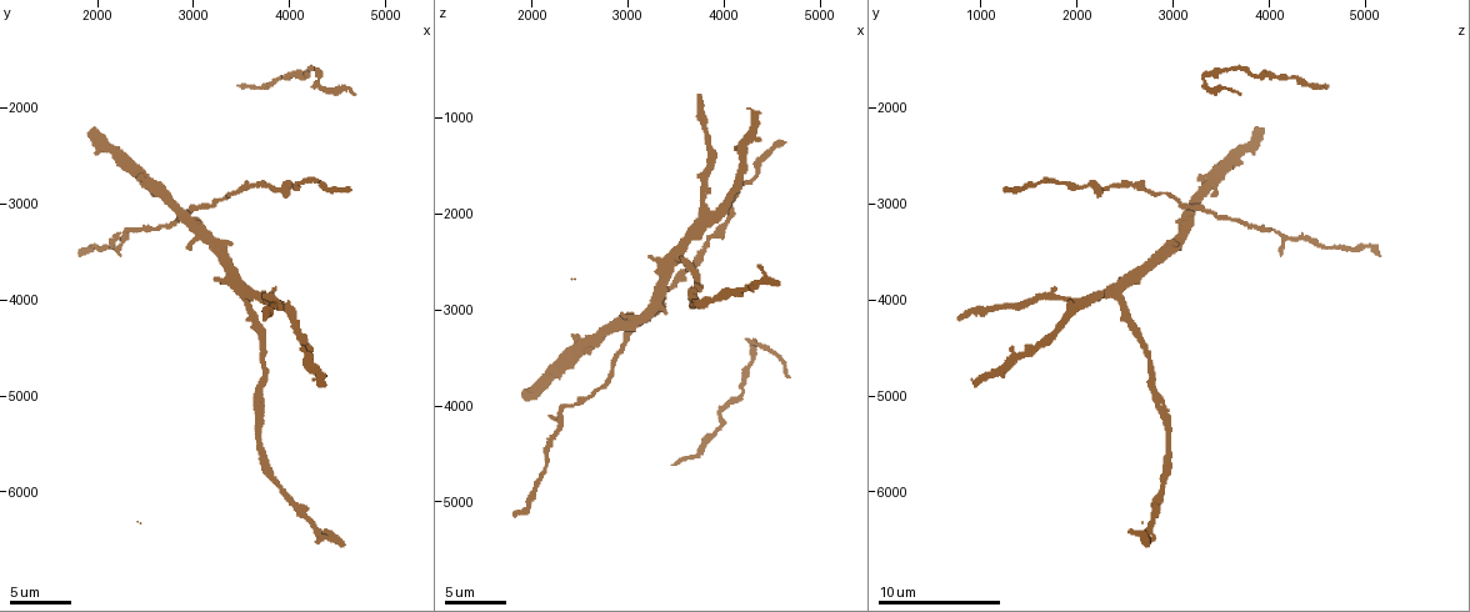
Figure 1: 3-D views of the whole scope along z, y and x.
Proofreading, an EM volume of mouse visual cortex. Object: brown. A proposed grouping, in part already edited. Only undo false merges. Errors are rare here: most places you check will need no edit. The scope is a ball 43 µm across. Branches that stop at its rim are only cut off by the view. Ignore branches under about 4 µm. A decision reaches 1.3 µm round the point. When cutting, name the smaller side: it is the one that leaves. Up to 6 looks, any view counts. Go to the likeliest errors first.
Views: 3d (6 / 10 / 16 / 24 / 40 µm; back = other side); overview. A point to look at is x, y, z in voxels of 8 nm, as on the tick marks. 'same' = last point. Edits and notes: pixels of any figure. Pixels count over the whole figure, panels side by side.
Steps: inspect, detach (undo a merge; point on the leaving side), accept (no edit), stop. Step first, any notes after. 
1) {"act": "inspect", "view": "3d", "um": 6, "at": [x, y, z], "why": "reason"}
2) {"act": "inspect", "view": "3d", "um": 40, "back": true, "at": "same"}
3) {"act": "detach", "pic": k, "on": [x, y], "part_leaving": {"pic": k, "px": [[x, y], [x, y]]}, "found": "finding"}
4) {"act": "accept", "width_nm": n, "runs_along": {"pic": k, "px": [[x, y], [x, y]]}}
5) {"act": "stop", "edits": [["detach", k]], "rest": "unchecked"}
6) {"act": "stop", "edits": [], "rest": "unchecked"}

{"act": "inspect", "view": "3d", "um": 6, "at": [2880, 3120, 3200], "why": "looks like a crossing"}

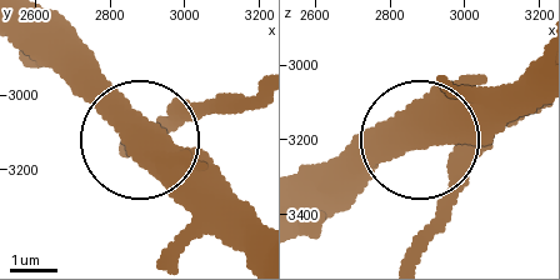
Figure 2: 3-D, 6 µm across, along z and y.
{"act": "accept", "width_nm": 520, "found": "all the same neuron"}

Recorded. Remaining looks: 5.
{"act": "inspect", "view": "3d", "um": 6, "at": [3540, 3960, 2380]}

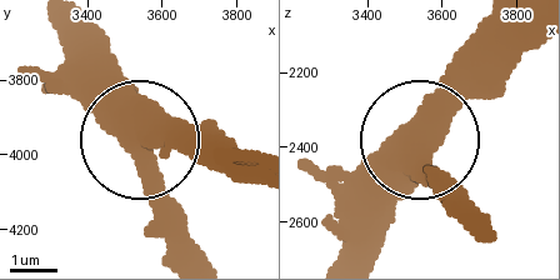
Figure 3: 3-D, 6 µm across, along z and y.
{"act": "accept", "found": "one neuron here"}

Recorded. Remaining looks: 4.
{"act": "stop", "edits": [], "rest": "unchecked"}

